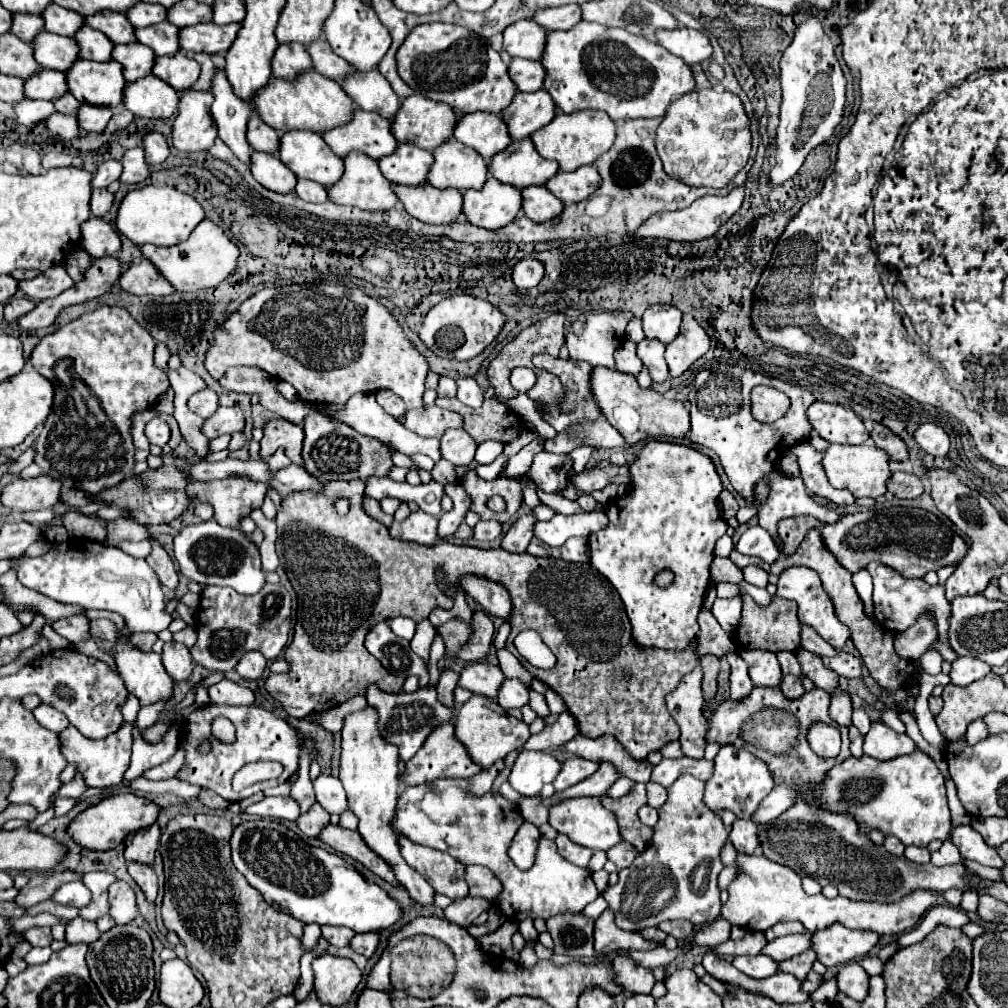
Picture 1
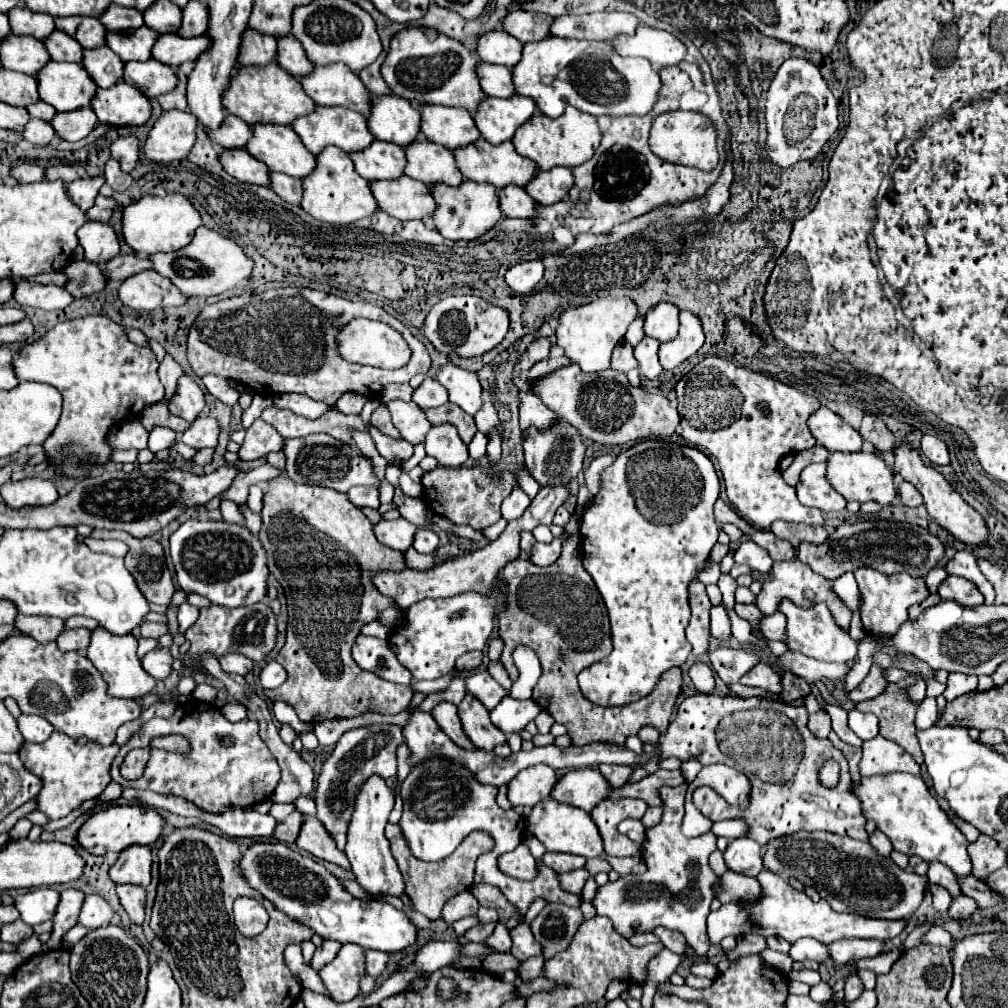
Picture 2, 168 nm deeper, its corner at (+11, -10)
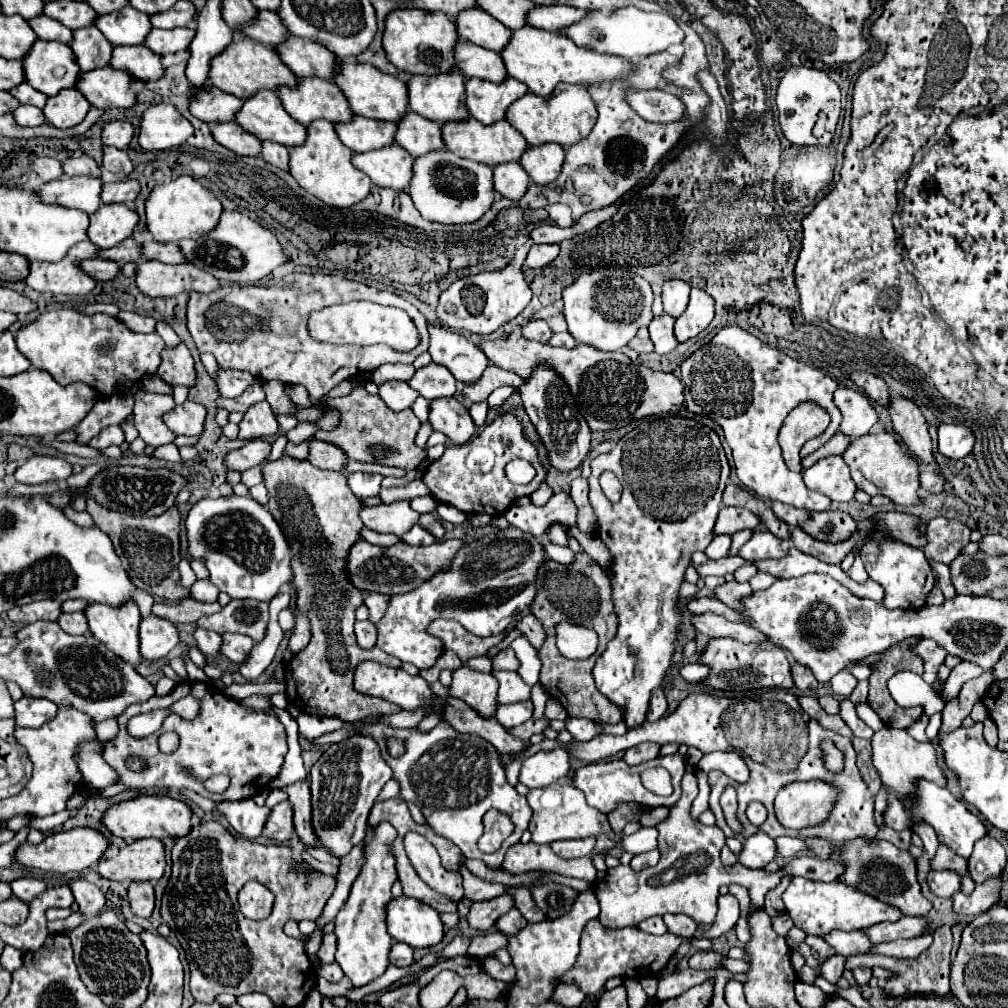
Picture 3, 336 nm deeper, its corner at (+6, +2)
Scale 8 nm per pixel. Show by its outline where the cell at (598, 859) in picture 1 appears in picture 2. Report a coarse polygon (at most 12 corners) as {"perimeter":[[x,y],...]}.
{"perimeter":[[599,857],[588,859],[585,868],[594,877],[612,870],[609,863]]}

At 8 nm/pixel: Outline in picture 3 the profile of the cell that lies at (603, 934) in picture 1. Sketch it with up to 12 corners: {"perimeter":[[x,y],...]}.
{"perimeter":[[586,923],[560,979],[586,995],[610,977],[658,975],[684,939]]}

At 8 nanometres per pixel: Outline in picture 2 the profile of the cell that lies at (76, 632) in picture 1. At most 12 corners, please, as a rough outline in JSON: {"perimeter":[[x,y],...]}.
{"perimeter":[[17,615],[15,627],[47,645],[65,623],[57,617]]}

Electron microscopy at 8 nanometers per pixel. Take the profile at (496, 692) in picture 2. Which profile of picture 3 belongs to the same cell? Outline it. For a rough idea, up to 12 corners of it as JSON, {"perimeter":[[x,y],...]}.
{"perimeter":[[492,671],[500,683],[498,703],[530,699],[514,671]]}

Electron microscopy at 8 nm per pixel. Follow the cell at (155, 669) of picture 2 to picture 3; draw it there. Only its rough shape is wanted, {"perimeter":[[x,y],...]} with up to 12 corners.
{"perimeter":[[158,615],[140,621],[140,655],[164,659],[178,629]]}

